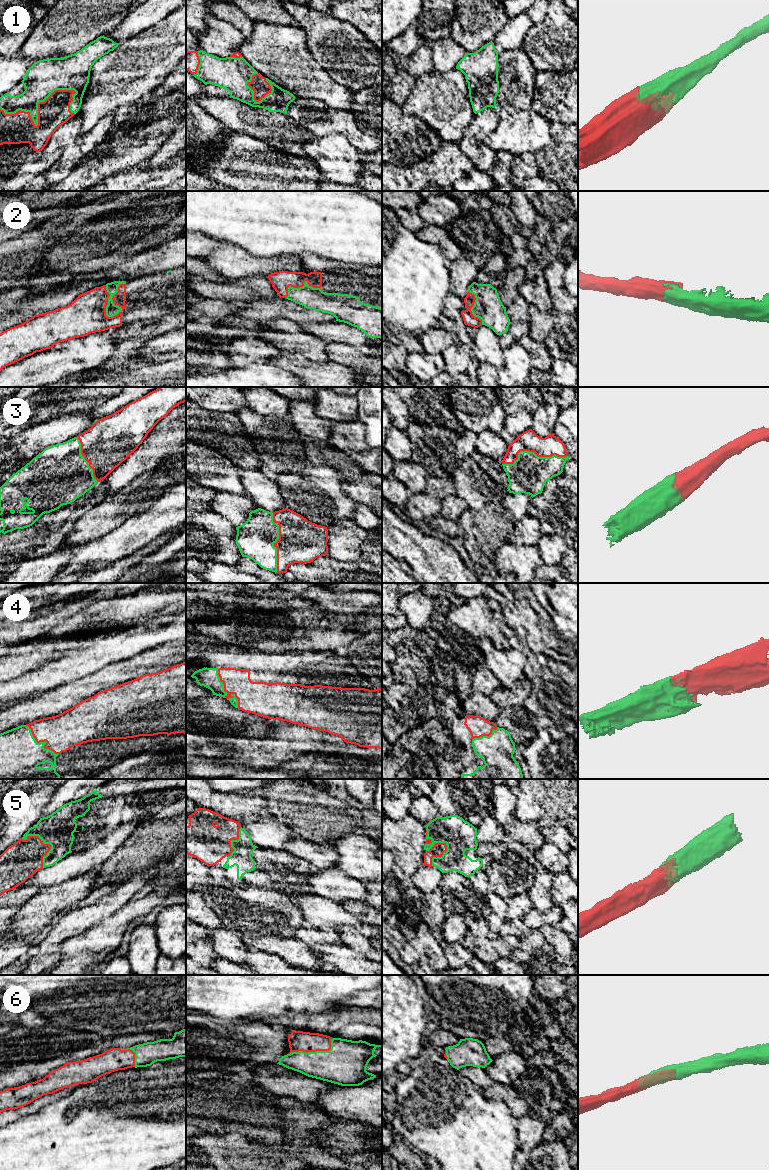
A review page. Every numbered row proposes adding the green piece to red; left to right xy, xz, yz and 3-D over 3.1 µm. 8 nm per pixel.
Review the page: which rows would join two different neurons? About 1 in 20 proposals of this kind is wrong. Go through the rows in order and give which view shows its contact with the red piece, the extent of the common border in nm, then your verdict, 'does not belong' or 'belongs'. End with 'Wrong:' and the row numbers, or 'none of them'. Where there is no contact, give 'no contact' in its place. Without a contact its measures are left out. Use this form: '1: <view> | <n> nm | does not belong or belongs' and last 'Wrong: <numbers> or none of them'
1: xy | 600 nm | belongs
2: xy | 320 nm | belongs
3: yz | 550 nm | belongs
4: xy | 360 nm | belongs
5: xy | 300 nm | belongs
6: xz | 380 nm | belongs
Wrong: none of them

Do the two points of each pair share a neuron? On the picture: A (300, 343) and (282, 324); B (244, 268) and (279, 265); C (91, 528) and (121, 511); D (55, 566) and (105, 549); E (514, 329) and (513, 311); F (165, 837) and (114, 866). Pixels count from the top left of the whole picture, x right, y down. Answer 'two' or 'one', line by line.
A: one
B: one
C: one
D: two
E: two
F: one

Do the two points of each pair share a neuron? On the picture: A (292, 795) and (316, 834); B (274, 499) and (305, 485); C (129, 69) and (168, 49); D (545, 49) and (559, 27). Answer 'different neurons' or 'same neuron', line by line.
A: same neuron
B: different neurons
C: same neuron
D: same neuron

